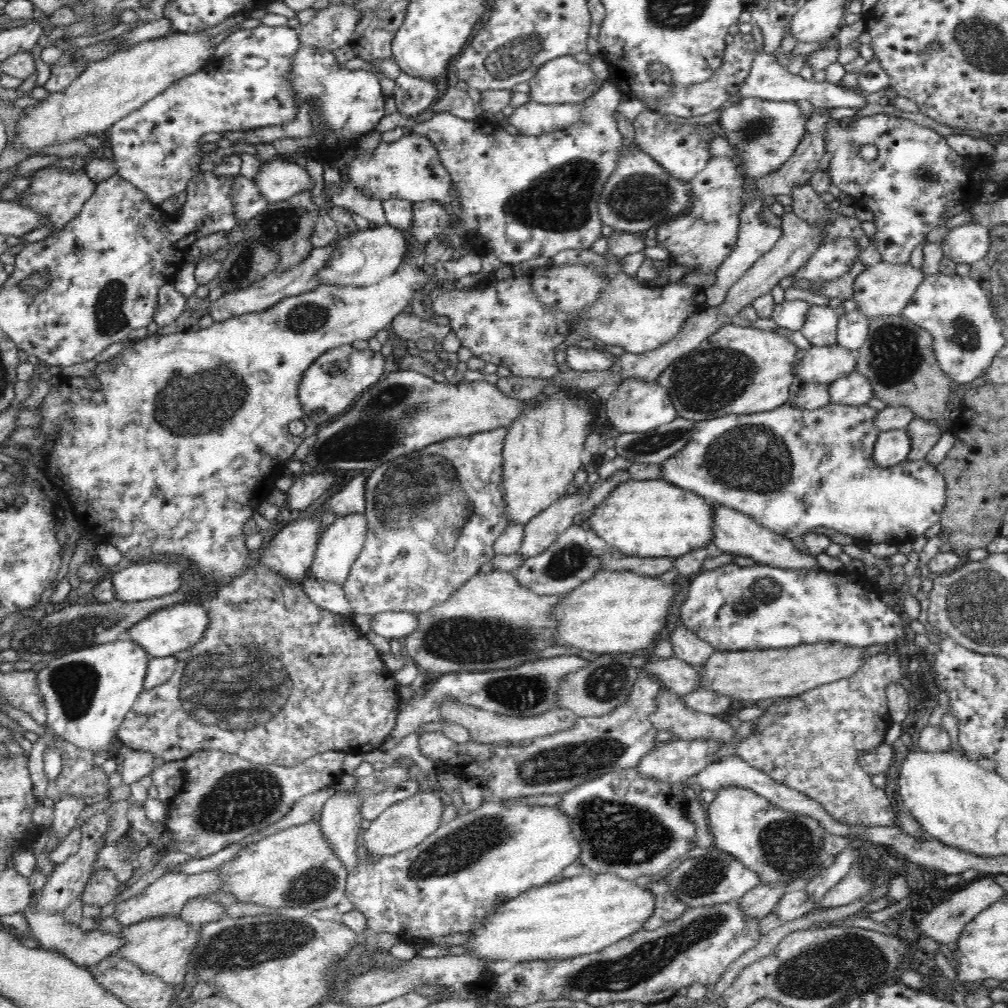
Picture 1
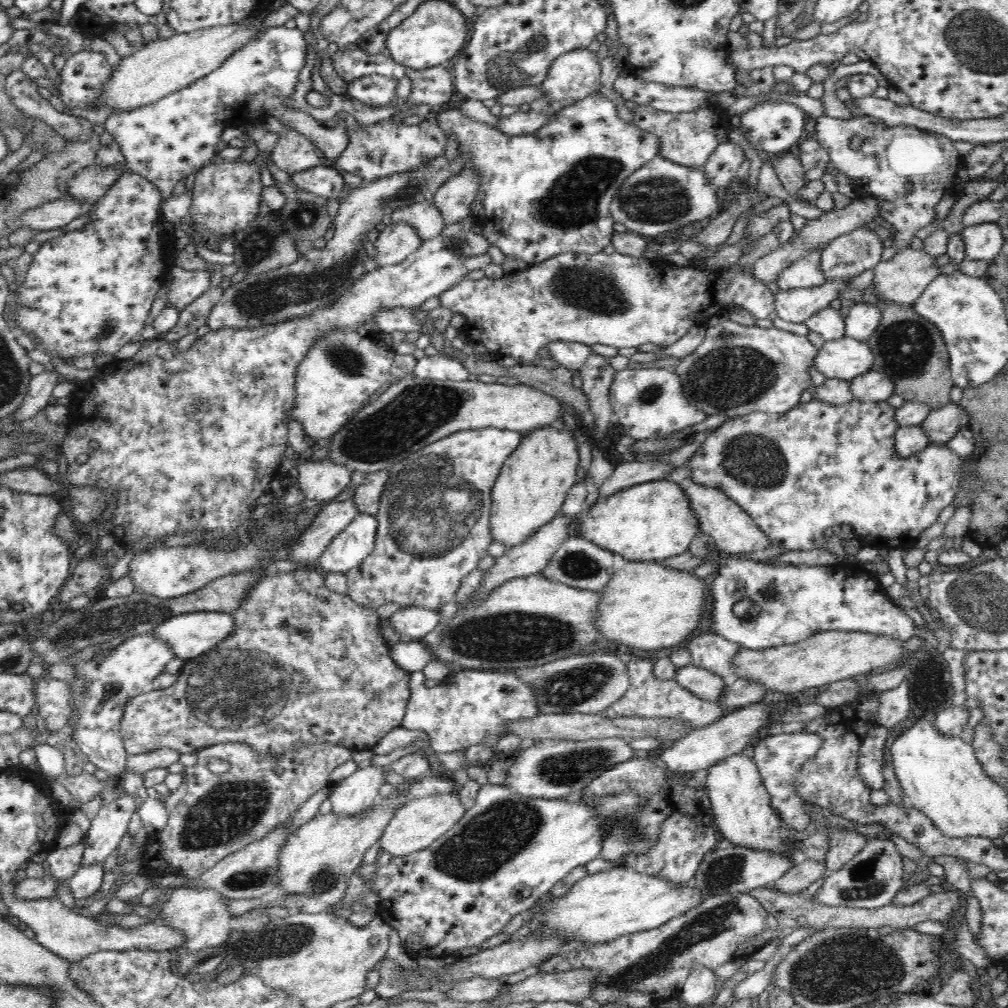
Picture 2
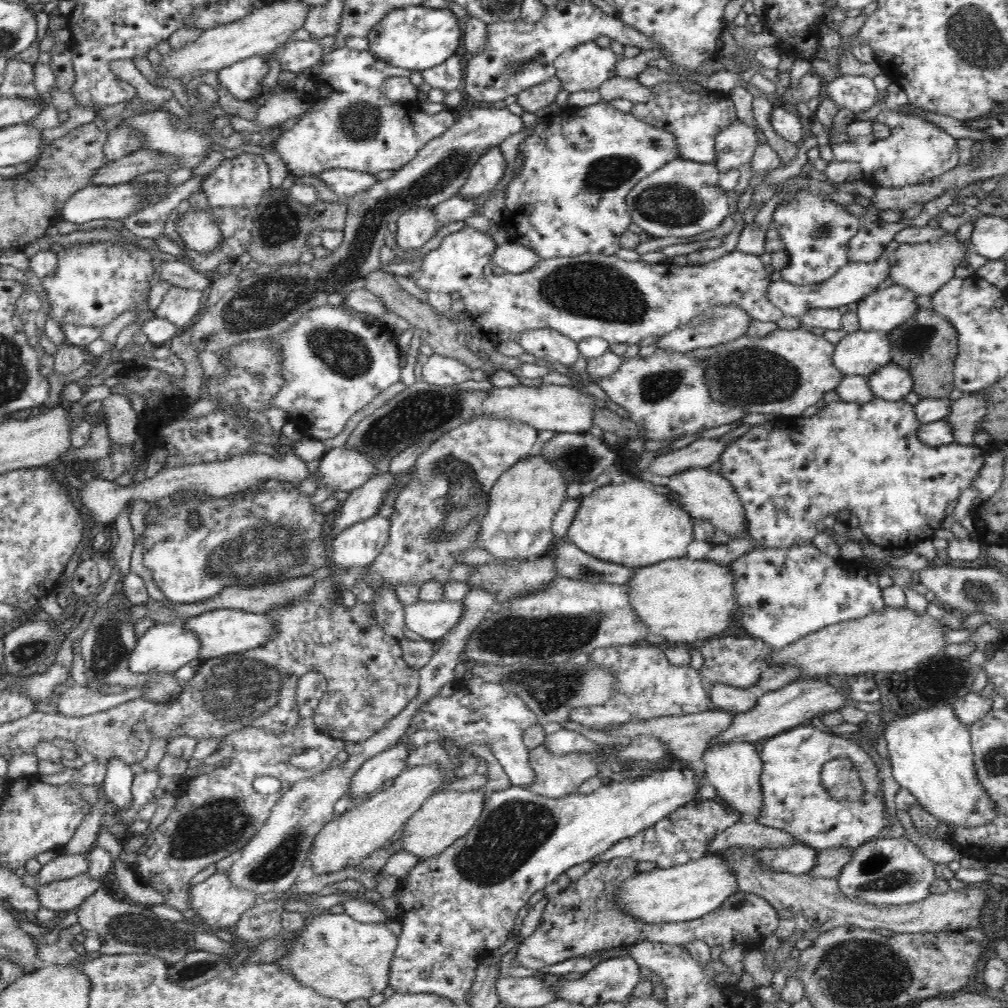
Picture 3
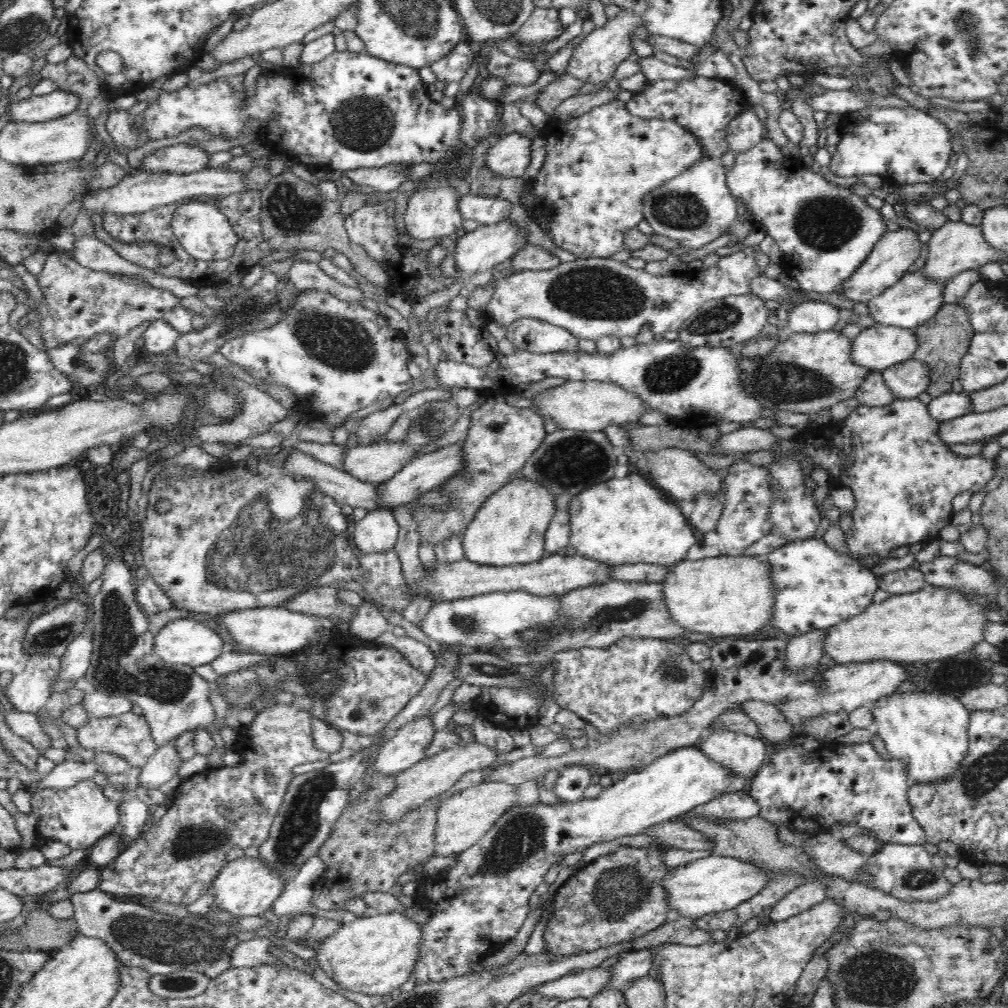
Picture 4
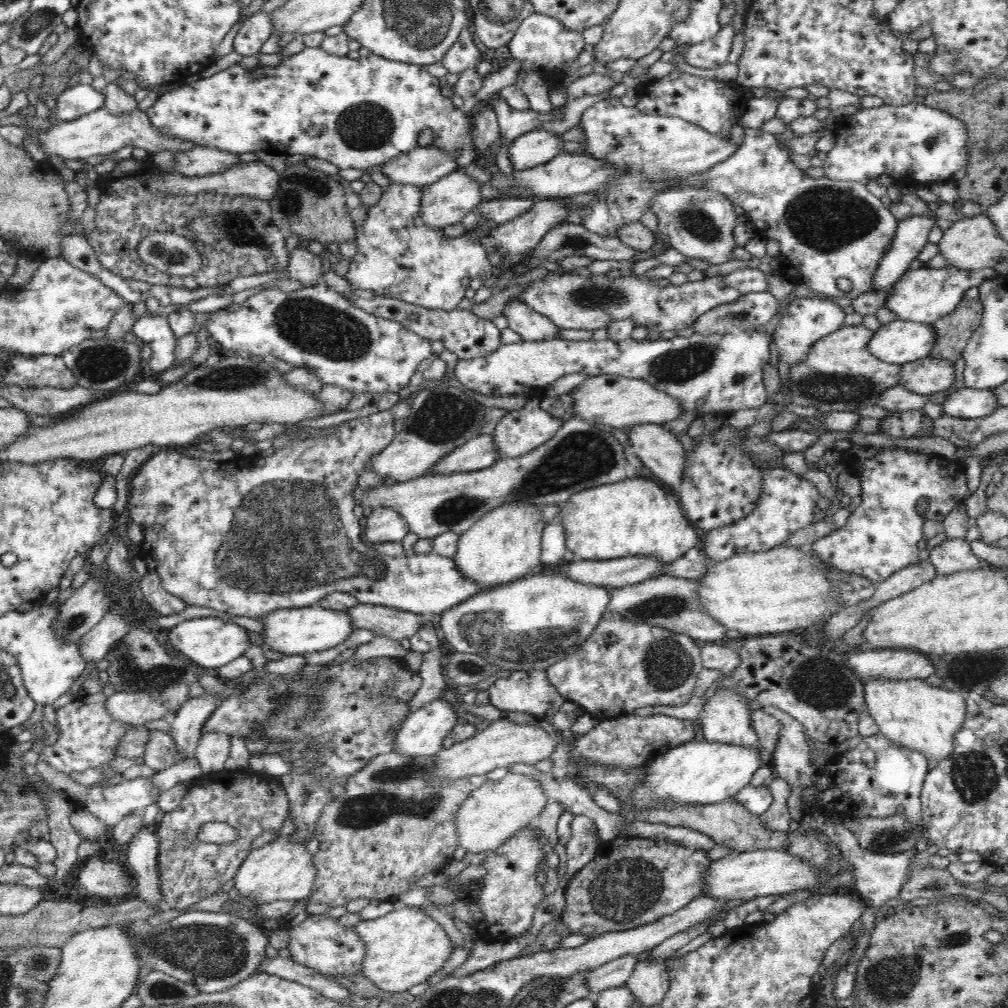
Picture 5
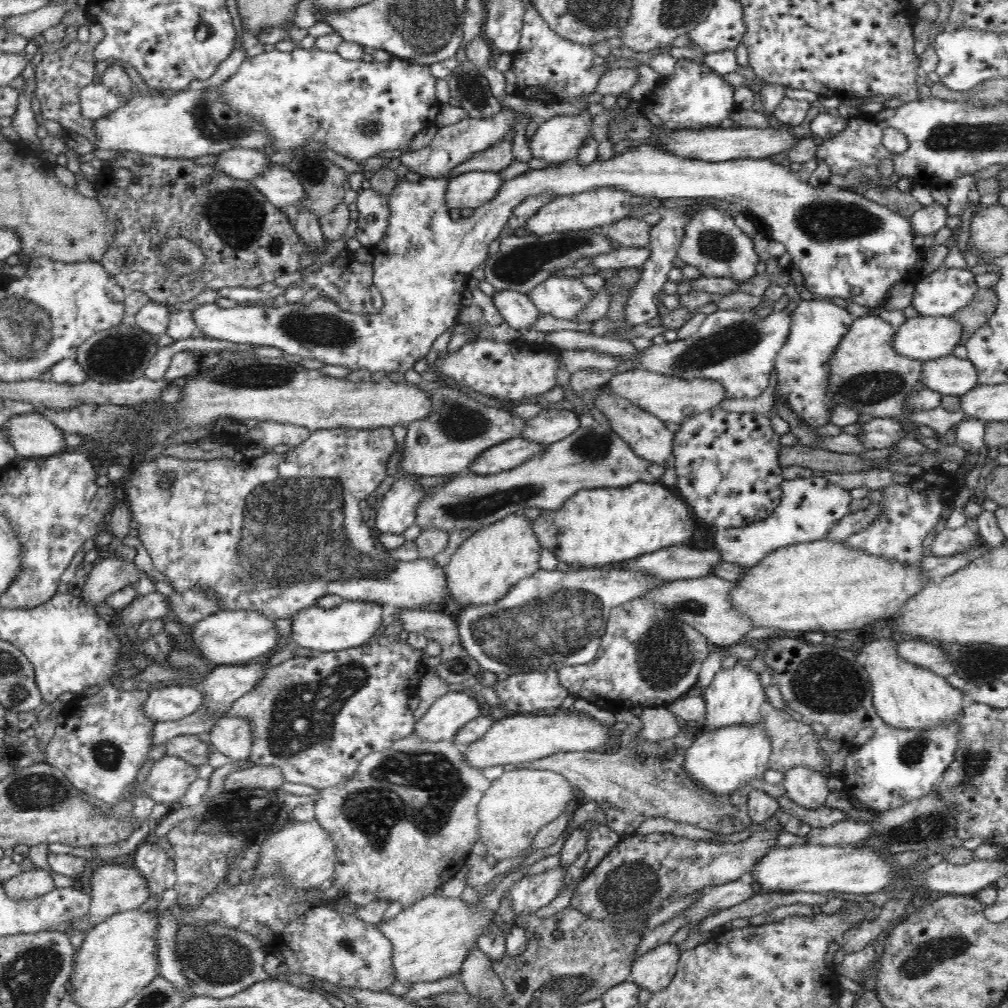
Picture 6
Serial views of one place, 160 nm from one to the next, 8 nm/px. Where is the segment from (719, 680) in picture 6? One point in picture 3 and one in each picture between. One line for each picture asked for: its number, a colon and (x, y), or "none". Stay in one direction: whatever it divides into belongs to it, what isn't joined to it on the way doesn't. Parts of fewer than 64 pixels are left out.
3: (734, 769)
4: (741, 754)
5: (727, 720)

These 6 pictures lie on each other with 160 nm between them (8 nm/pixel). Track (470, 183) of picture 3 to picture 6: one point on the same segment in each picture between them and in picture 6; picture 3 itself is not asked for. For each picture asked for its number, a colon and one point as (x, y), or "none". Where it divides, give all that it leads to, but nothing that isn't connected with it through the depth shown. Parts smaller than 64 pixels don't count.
4: (509, 158)
5: (537, 147)
6: (559, 139)

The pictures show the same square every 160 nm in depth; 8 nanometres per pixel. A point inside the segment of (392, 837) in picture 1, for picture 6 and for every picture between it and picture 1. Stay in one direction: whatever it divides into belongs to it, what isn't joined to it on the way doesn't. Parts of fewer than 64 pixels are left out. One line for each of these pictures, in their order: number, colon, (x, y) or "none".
2: (417, 824)
3: (446, 816)
4: (462, 819)
5: (493, 813)
6: (521, 801)

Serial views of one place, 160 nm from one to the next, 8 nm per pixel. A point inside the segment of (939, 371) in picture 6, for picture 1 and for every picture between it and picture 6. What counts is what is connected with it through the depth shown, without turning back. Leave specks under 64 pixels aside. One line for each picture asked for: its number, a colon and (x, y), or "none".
1: (853, 389)
2: (872, 386)
3: (890, 382)
4: (907, 379)
5: (927, 375)

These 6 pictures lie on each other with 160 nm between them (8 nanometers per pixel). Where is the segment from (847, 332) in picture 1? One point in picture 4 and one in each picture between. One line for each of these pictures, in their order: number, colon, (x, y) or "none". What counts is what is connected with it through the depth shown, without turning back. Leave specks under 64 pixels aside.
2: (863, 318)
3: (882, 310)
4: (914, 299)

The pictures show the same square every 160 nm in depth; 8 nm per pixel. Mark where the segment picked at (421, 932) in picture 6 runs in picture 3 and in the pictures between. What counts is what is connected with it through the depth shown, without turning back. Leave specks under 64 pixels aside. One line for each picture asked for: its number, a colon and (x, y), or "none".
3: (341, 958)
4: (375, 954)
5: (404, 947)

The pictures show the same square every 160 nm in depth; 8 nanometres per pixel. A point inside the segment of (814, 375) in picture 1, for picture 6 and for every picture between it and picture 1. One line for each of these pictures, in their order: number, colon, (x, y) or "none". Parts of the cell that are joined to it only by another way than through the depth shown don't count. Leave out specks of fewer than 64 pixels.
2: (845, 358)
3: (861, 353)
4: (878, 347)
5: (900, 341)
6: (924, 338)

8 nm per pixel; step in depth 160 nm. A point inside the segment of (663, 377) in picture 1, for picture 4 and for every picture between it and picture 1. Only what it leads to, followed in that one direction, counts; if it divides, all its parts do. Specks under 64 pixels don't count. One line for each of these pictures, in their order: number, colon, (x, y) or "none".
2: (738, 369)
3: (784, 372)
4: (804, 373)

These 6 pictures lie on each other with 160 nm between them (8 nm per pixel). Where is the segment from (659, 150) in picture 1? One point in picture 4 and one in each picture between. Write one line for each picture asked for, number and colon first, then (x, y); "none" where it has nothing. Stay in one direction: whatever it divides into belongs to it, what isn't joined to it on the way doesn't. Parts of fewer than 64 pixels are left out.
2: (690, 138)
3: (695, 119)
4: (703, 106)

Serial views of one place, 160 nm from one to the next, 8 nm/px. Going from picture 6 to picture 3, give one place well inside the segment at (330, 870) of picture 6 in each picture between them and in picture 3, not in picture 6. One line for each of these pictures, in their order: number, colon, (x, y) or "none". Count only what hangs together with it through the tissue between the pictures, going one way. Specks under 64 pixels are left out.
3: (216, 900)
4: (245, 886)
5: (282, 870)

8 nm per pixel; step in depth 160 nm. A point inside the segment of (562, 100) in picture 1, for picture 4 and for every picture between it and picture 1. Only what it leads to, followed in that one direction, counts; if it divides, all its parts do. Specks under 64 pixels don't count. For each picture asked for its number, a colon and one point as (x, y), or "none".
2: (576, 75)
3: (586, 67)
4: (594, 60)

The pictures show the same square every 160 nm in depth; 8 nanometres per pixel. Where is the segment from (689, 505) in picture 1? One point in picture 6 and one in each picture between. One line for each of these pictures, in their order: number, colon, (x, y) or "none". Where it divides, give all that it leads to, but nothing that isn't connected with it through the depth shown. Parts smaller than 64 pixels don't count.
2: (648, 522)
3: (635, 524)
4: (621, 521)
5: (635, 516)
6: (600, 527)

